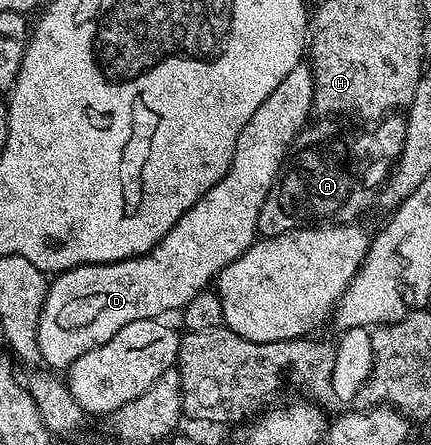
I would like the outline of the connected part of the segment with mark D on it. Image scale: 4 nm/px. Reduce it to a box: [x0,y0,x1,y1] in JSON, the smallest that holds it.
[39,61,313,369]

